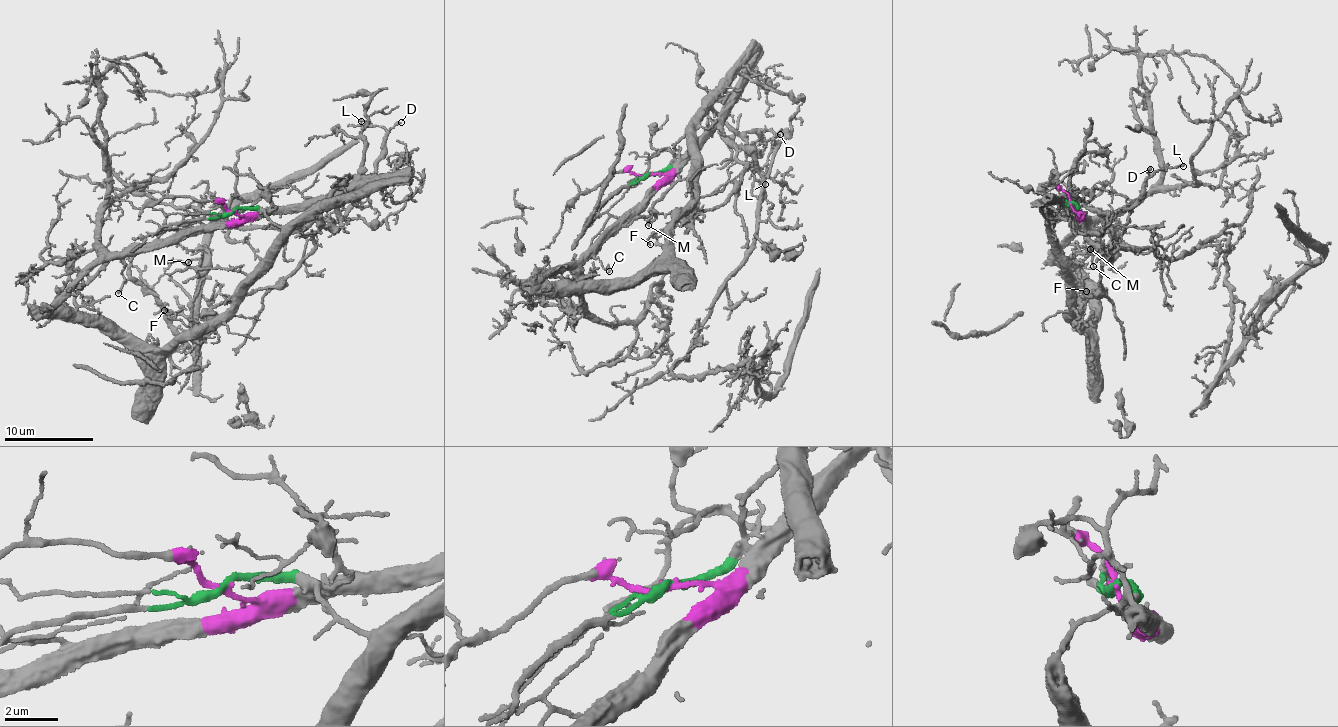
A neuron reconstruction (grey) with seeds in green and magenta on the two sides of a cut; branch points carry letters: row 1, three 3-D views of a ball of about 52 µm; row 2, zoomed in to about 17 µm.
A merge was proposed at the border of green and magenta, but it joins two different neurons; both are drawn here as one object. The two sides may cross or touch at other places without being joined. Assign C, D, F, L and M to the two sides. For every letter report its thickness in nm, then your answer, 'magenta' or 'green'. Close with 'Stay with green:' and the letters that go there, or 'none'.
C: 120 nm | magenta
D: 140 nm | green
F: 120 nm | green
L: 160 nm | green
M: 170 nm | green
Stay with green: D, F, L, M

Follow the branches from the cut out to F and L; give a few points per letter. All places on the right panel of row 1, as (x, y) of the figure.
F: (1072, 204), (1078, 206), (1058, 215), (1051, 228), (1074, 312), (1077, 295), (1086, 292)
L: (1072, 204), (1078, 206), (1052, 226), (1056, 212), (1078, 201), (1105, 215), (1128, 209), (1157, 169), (1183, 165)

